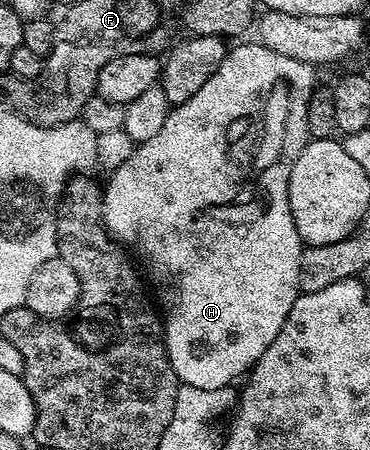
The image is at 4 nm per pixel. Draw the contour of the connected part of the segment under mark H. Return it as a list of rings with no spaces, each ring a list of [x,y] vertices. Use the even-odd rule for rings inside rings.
[[[261,44],[253,45],[254,46],[238,46],[235,50],[233,47],[233,49],[227,53],[225,60],[220,64],[220,68],[216,68],[216,72],[212,72],[212,76],[208,76],[208,80],[204,80],[204,88],[200,88],[200,92],[196,92],[196,96],[184,100],[184,104],[174,106],[169,116],[164,120],[164,128],[160,128],[160,132],[156,132],[156,136],[152,136],[152,140],[144,140],[133,147],[134,151],[115,168],[114,175],[111,176],[110,183],[106,186],[106,195],[102,198],[102,210],[100,206],[100,216],[104,221],[105,229],[109,231],[123,247],[129,248],[131,251],[133,251],[132,249],[138,250],[139,256],[150,265],[150,274],[154,277],[155,284],[162,286],[158,292],[156,291],[156,294],[160,299],[161,305],[166,305],[166,310],[164,308],[164,341],[166,343],[166,355],[170,361],[170,366],[174,370],[174,375],[178,377],[179,383],[181,383],[182,386],[200,388],[204,392],[225,390],[231,385],[229,382],[236,381],[238,377],[241,379],[243,376],[249,375],[250,371],[254,369],[255,364],[260,360],[260,356],[264,356],[268,344],[272,344],[272,340],[276,340],[280,328],[284,328],[284,320],[288,316],[288,312],[292,312],[292,304],[300,293],[298,281],[300,280],[300,256],[304,249],[304,243],[296,232],[296,224],[292,220],[290,201],[288,200],[288,180],[292,176],[292,163],[296,160],[296,156],[300,156],[300,152],[306,147],[307,141],[310,138],[310,129],[308,128],[308,104],[310,103],[311,92],[316,89],[316,82],[314,82],[315,67],[308,62],[292,60],[292,56],[280,56],[280,52],[272,52],[272,48],[268,48],[267,46]]]

